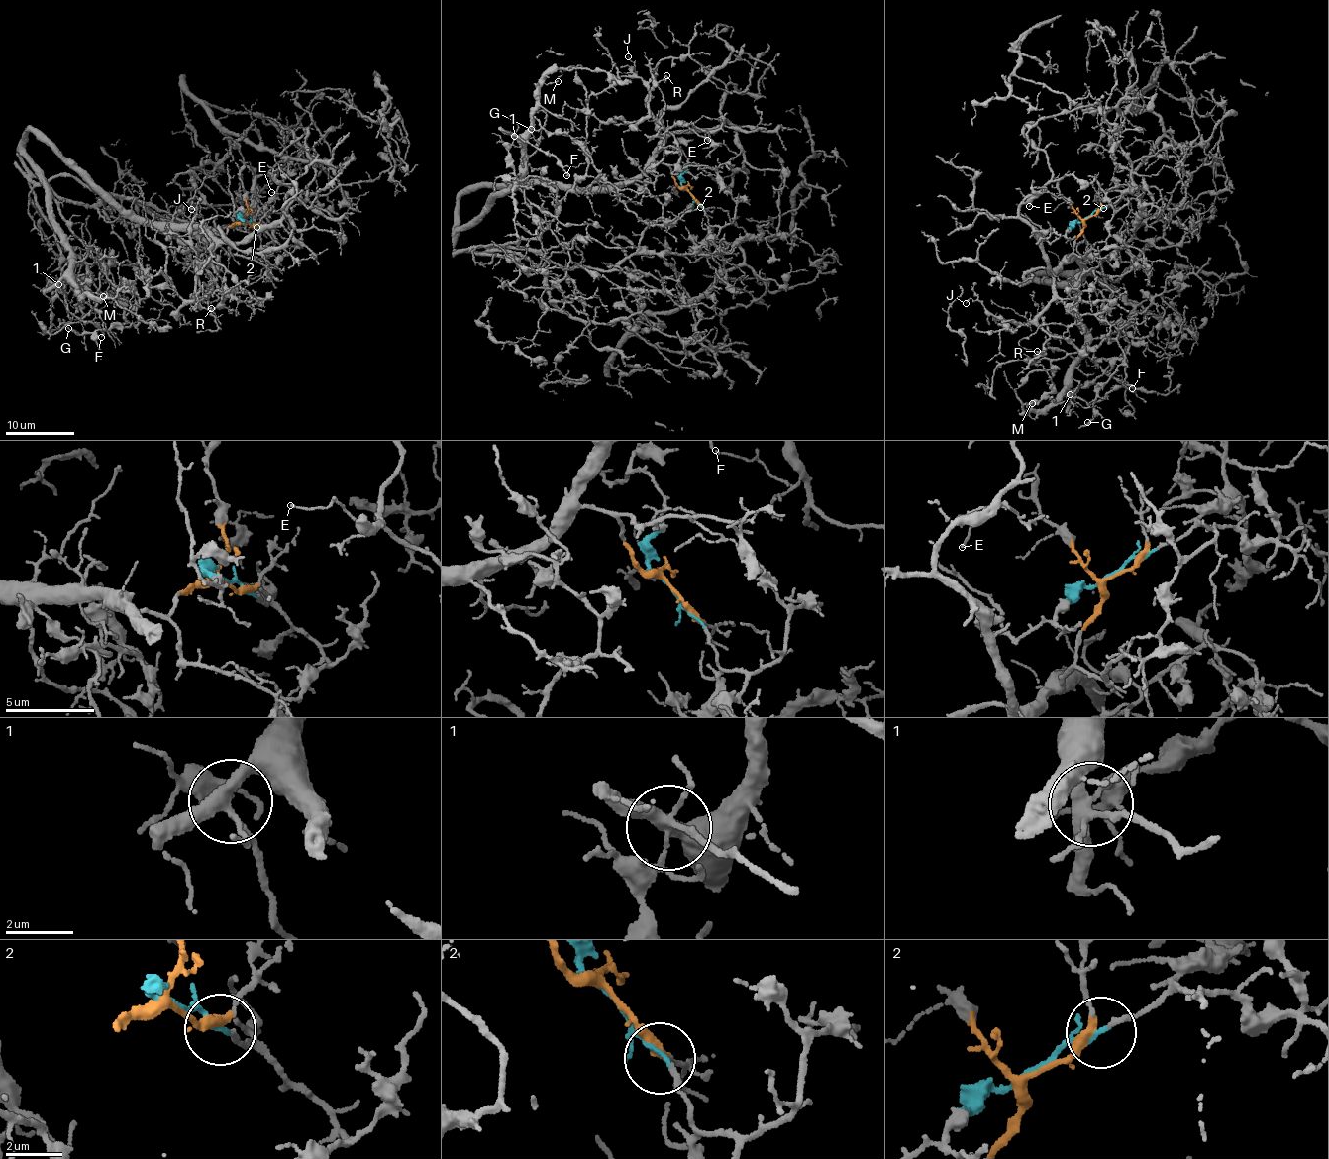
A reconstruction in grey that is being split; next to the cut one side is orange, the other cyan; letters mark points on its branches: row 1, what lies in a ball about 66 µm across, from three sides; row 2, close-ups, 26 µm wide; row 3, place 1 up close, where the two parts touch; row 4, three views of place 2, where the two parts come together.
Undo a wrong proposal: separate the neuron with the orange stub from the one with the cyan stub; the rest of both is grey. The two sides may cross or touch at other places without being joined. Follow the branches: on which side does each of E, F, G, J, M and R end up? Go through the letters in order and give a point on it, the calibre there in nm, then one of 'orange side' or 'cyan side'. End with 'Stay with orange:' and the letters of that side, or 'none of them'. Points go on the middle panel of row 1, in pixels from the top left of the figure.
E: (707, 140) | 100 nm | orange side
F: (566, 175) | 140 nm | orange side
G: (531, 129) | 120 nm | cyan side
J: (628, 56) | 120 nm | orange side
M: (558, 81) | 140 nm | orange side
R: (666, 75) | 110 nm | orange side
Stay with orange: E, F, J, M, R

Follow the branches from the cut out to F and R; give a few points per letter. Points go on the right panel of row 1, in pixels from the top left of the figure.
F: (1085, 219), (1068, 261), (1077, 285), (1032, 276), (1073, 283), (1085, 342), (1071, 396), (1132, 388)
R: (1085, 219), (1061, 270), (1052, 276), (1054, 298), (1038, 317), (1040, 327), (1050, 339), (1042, 352), (1036, 352)

